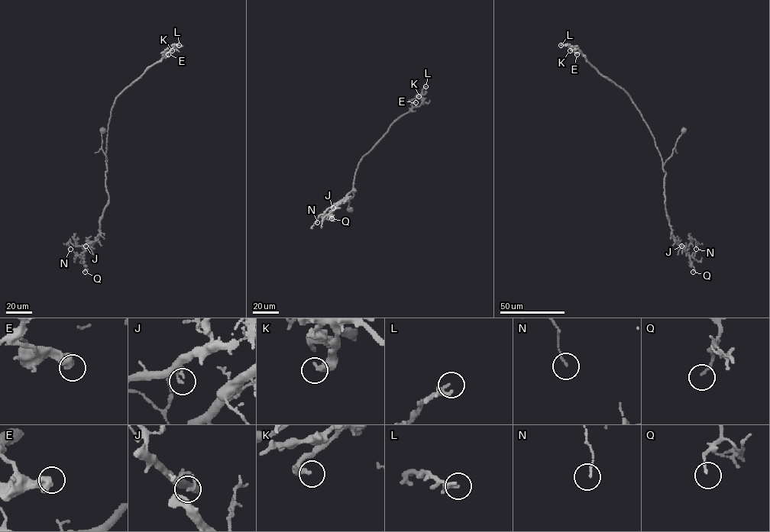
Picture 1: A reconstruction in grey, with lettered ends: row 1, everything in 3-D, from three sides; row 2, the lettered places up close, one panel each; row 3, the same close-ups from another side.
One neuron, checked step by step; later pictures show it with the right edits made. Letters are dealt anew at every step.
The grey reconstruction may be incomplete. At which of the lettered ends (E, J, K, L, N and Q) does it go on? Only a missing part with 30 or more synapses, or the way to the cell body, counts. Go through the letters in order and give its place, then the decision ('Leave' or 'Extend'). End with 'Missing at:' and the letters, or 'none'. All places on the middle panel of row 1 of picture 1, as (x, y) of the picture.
E: Place: (415, 102). Leave
J: Place: (333, 207). Leave
K: Place: (418, 96). Leave
L: Place: (425, 86). Leave
N: Place: (317, 222). Leave
Q: Place: (331, 218). Leave
Missing at: none

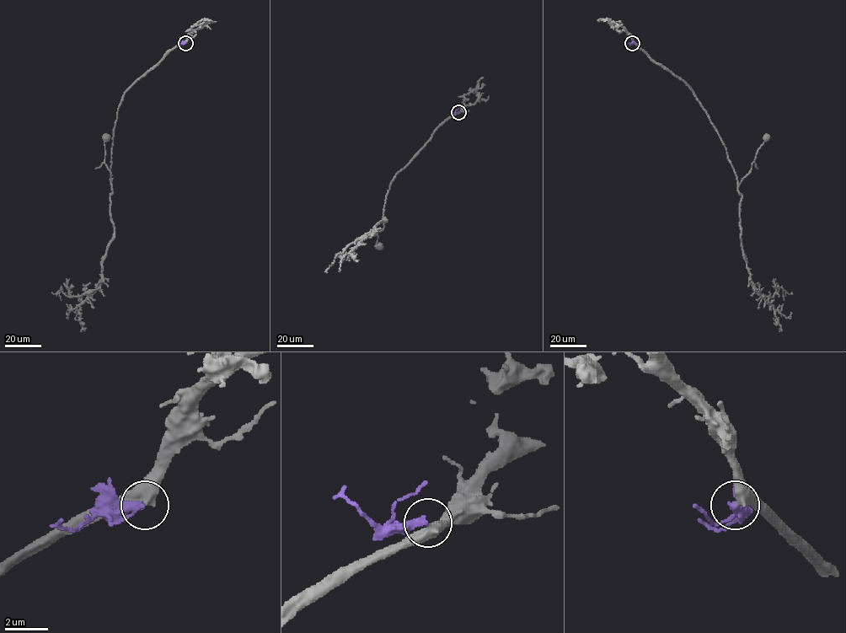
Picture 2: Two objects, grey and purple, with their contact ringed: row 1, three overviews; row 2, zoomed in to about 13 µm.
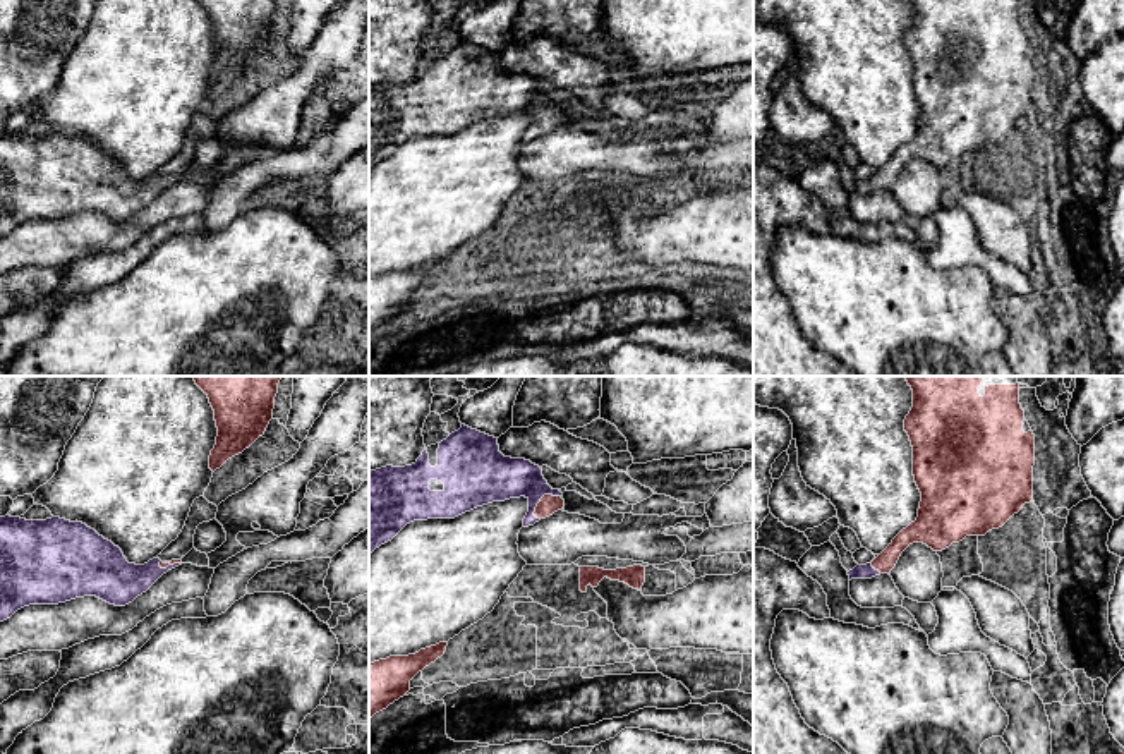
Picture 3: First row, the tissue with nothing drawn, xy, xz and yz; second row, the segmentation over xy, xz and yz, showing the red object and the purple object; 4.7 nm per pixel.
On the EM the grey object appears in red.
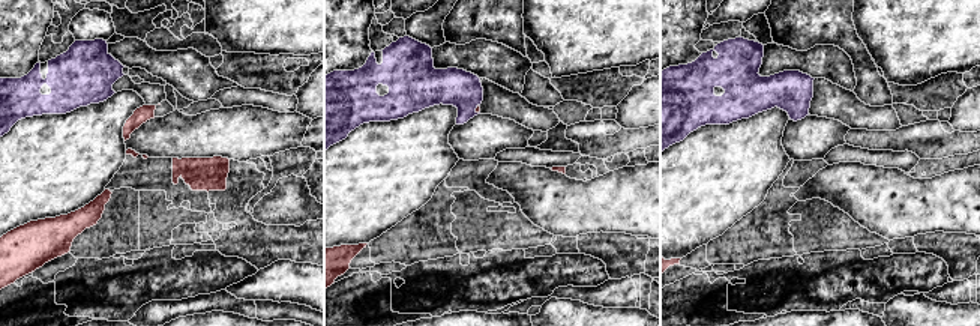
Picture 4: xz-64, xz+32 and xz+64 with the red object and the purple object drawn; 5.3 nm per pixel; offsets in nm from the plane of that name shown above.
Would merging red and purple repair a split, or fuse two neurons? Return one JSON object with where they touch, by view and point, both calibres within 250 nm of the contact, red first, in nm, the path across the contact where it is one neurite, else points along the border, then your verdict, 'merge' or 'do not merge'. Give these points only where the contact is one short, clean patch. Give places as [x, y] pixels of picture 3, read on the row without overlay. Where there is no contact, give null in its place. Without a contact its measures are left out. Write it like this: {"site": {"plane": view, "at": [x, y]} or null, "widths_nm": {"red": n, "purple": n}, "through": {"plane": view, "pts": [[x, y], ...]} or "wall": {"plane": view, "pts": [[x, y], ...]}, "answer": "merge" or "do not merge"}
{"site": {"plane": "xz", "at": [543, 112]}, "widths_nm": {"red": 90, "purple": 220}, "through": {"plane": "xz", "pts": [[548, 121], [543, 112], [524, 93], [493, 93]]}, "answer": "merge"}

